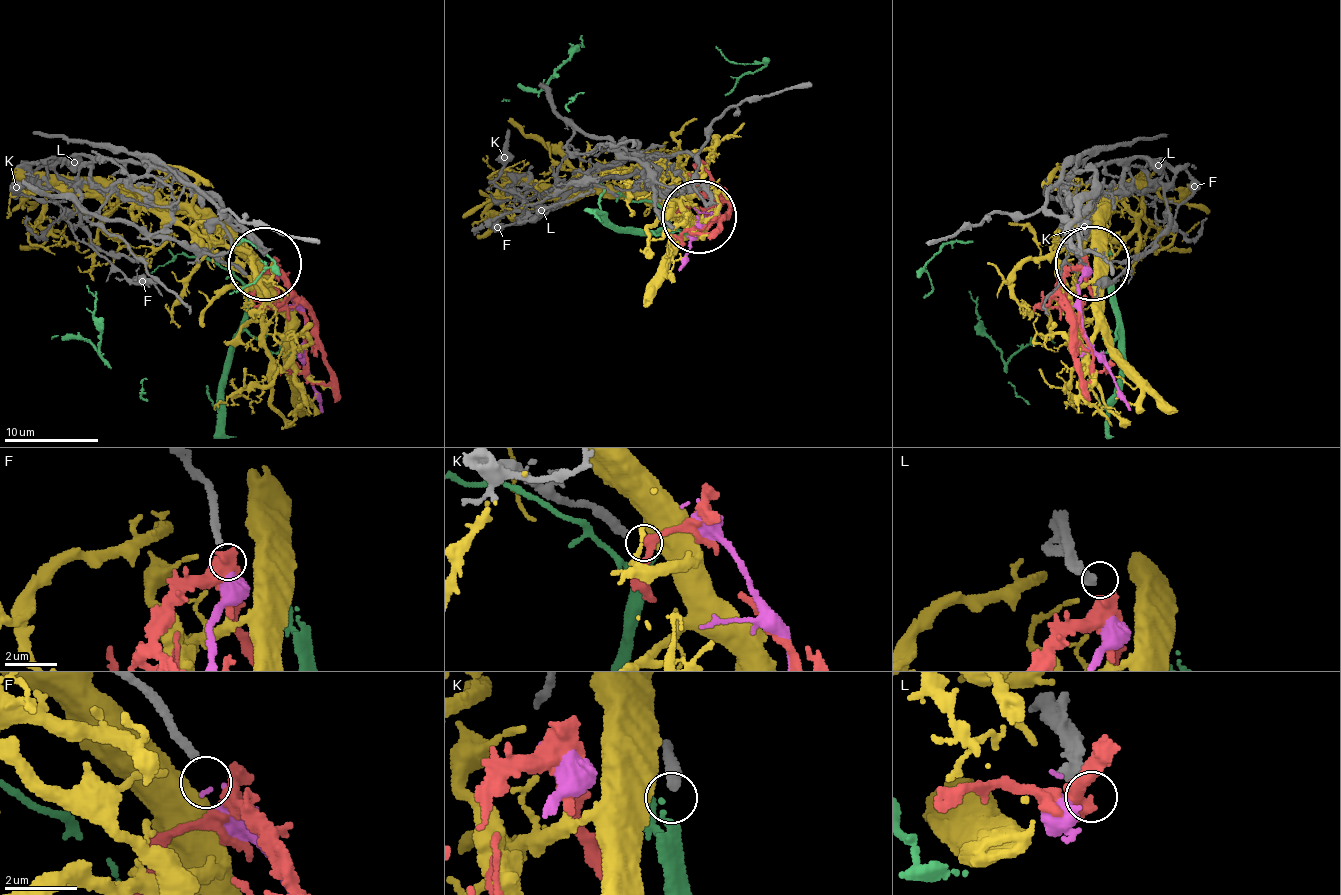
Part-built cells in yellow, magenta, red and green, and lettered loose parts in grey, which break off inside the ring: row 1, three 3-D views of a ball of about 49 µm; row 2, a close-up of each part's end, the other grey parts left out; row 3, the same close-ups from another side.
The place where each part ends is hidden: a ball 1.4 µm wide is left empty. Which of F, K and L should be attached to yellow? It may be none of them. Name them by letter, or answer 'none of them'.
none of them

